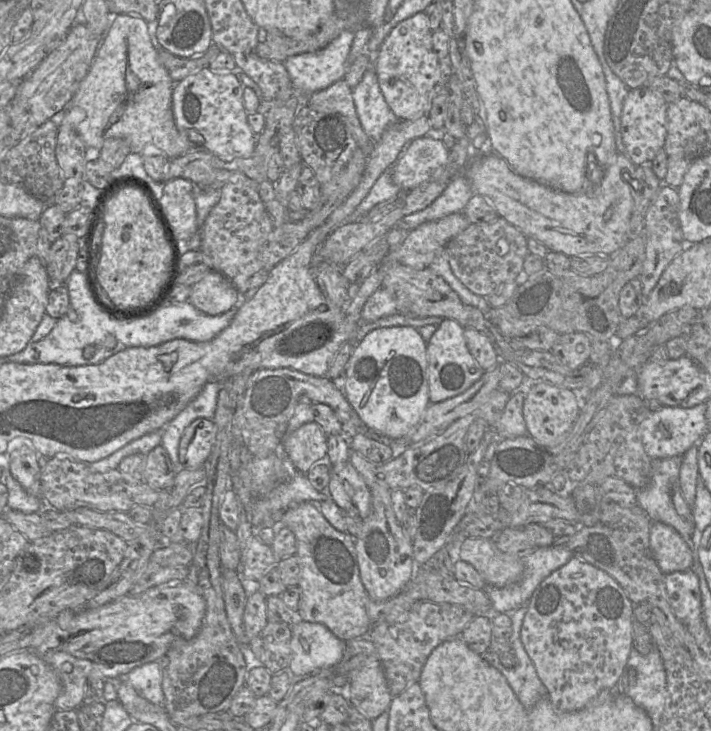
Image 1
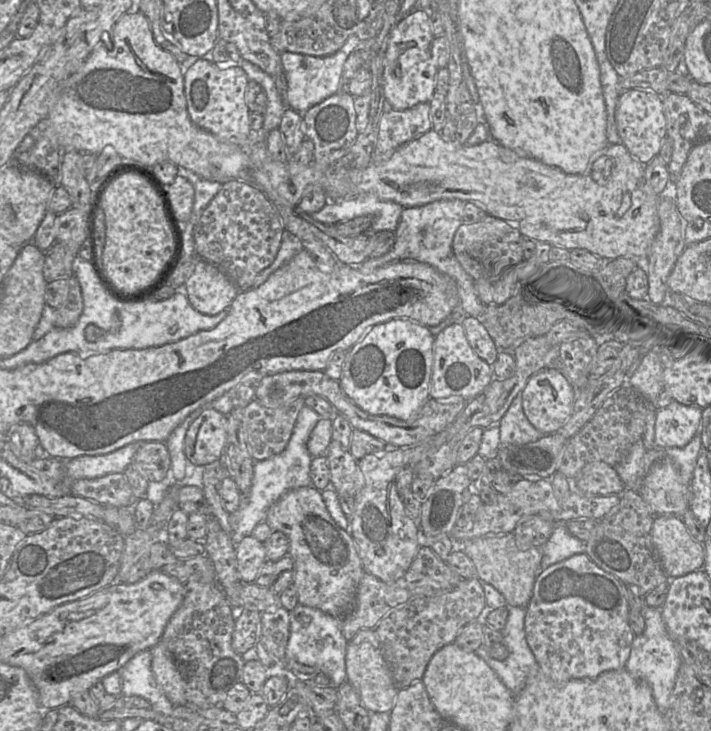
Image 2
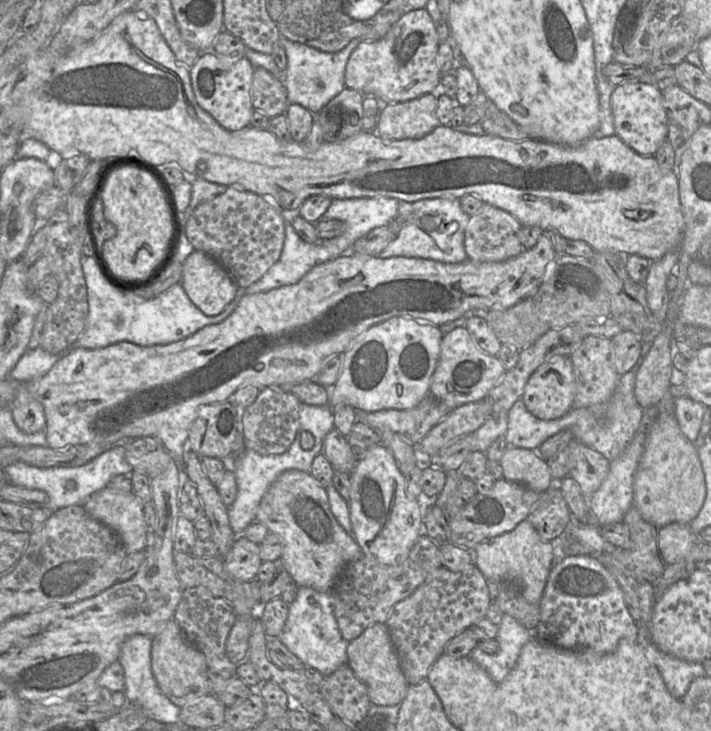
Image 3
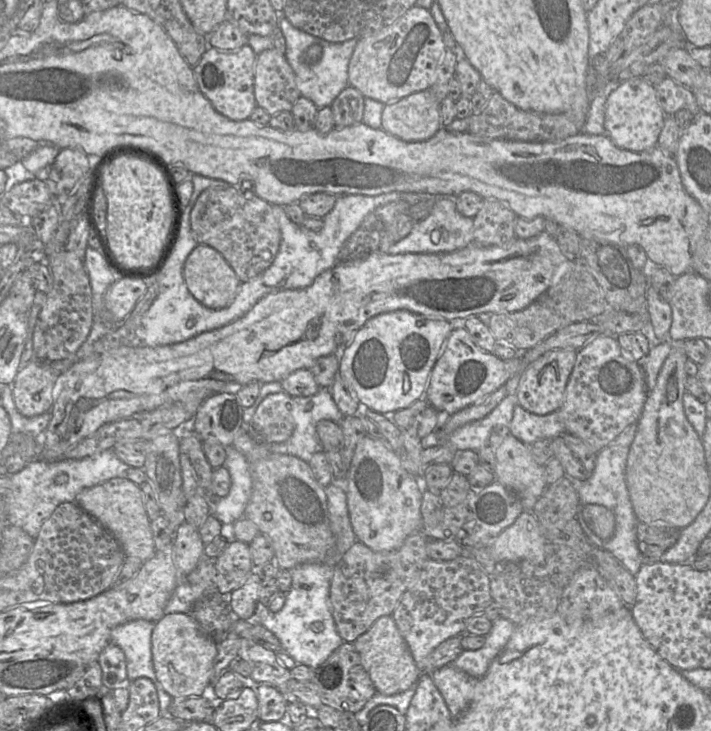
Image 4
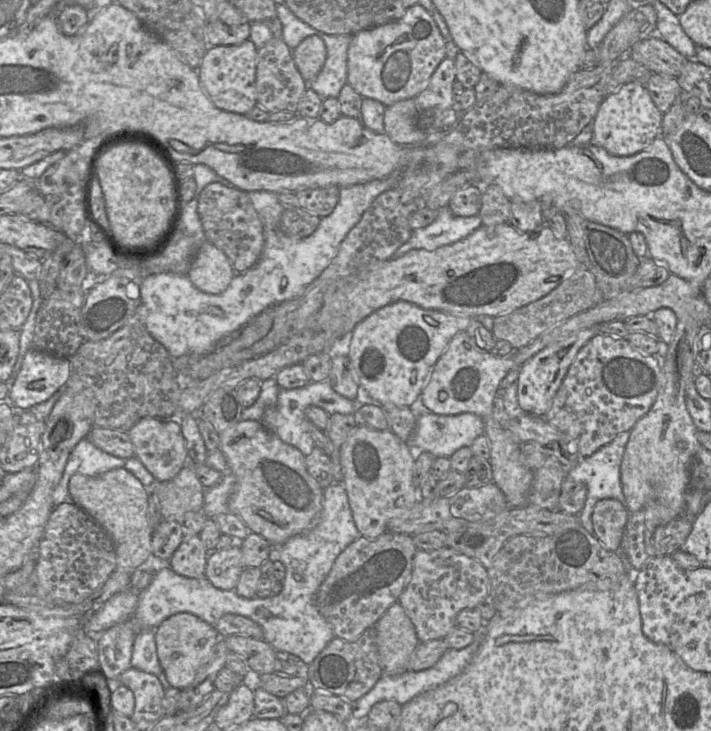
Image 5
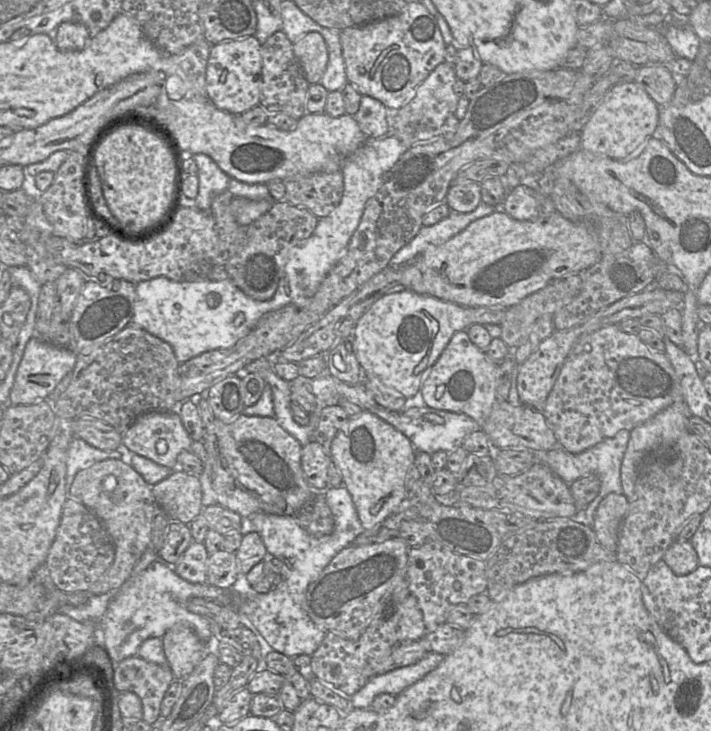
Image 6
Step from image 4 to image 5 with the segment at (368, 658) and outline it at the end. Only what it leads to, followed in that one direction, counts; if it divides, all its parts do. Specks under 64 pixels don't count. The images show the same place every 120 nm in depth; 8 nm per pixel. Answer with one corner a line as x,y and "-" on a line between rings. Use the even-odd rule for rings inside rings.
397,601
375,624
376,642
383,674
400,675
419,644
411,619

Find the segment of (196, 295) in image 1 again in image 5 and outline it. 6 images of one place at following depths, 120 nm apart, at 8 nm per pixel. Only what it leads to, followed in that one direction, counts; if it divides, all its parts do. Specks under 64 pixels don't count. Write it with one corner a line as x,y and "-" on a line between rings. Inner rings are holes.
204,241
187,273
192,284
202,292
218,295
231,283
236,272
226,254

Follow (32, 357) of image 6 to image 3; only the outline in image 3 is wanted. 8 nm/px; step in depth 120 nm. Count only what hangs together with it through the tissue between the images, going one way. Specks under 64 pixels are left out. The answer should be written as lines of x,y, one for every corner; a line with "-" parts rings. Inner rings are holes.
17,383
16,398
11,404
12,415
17,427
24,433
46,431
46,417
43,405
31,394
26,383

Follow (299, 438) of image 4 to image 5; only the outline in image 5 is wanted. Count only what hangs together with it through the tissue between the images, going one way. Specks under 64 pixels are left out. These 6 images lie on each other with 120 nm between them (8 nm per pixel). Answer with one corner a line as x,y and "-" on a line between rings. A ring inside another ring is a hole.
329,381
313,382
296,389
280,388
276,409
266,409
261,423
272,433
277,435
283,442
300,450
308,456
314,449
314,441
308,432
308,419
305,410
309,406
317,406
325,410
329,415
340,413
353,415
361,406
356,400
350,400
335,392

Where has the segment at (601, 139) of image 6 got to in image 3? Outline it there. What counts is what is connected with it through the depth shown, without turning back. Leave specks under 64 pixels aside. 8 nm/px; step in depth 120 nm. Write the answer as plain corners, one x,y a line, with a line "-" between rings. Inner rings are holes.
627,82
614,87
610,99
615,135
642,156
654,156
667,140
668,120
662,93
654,85

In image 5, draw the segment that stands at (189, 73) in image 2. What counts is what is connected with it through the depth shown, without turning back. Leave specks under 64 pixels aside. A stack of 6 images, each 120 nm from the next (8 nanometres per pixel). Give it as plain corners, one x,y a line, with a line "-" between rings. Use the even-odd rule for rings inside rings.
249,39
237,45
209,47
206,51
197,73
202,92
220,110
248,115
257,105
257,51

